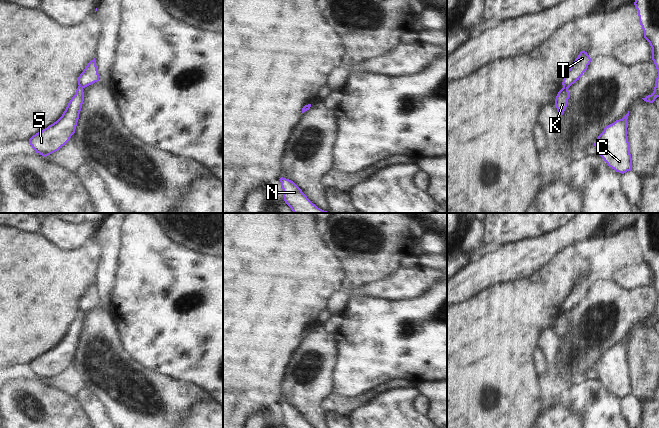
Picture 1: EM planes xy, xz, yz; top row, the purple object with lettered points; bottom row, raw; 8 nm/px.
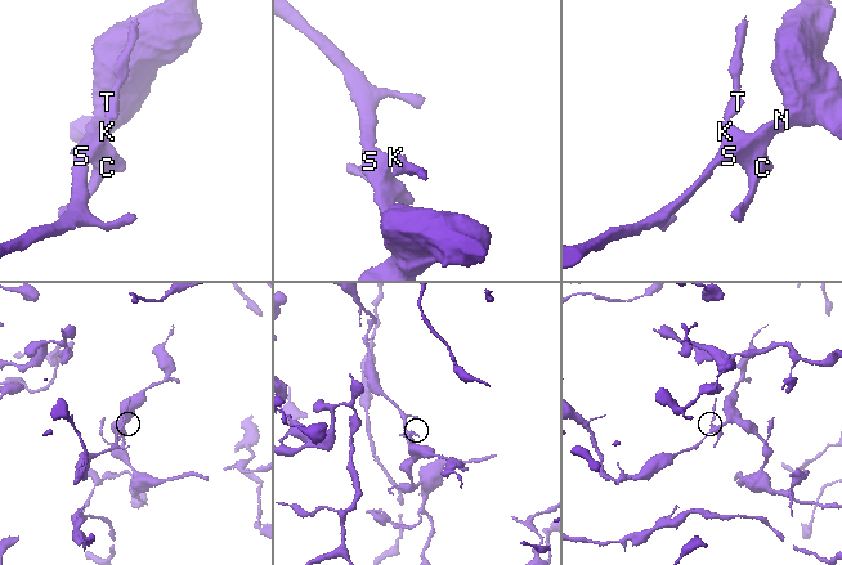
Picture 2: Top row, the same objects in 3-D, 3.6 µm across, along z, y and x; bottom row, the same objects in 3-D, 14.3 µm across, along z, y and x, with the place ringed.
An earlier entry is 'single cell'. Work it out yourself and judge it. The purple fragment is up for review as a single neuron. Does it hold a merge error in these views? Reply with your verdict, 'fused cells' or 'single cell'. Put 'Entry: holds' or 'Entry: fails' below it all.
fused cells
Entry: fails

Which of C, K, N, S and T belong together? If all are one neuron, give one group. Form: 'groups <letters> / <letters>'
groups C K N S / T

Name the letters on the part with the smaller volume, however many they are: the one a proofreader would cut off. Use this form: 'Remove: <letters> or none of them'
Remove: T

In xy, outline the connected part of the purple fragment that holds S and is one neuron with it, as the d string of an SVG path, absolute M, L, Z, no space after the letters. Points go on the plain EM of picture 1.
M78 310L62 340L29 363L29 367L36 377L46 381L58 375L70 364L75 357L83 325L83 312Z

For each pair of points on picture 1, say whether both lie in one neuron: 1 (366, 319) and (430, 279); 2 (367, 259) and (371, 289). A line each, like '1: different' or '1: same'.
1: different
2: different

